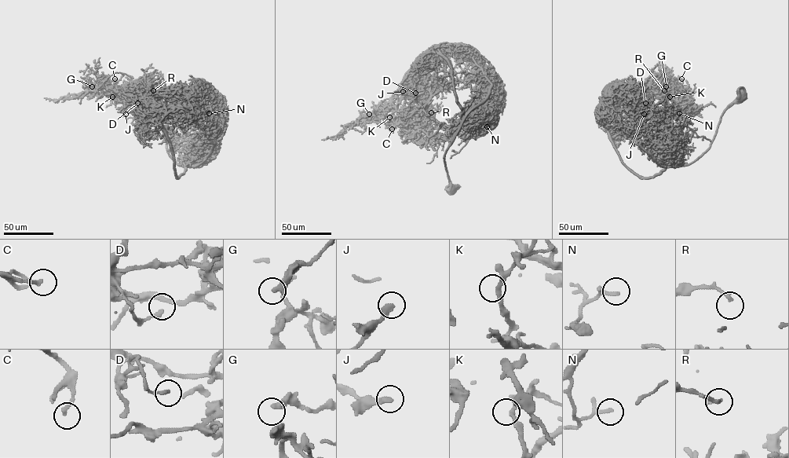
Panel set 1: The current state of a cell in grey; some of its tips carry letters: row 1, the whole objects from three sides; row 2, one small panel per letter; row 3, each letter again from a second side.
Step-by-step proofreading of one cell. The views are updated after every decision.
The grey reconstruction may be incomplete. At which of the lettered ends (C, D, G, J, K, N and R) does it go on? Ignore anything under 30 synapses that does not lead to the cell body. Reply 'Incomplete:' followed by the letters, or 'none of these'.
Incomplete: none of these

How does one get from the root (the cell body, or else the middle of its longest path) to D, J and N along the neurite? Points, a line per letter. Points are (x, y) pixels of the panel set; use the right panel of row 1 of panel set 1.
D: (741, 95), (723, 114), (710, 146), (694, 161), (677, 166), (672, 159), (677, 137), (646, 115), (645, 103)
J: (741, 95), (723, 114), (710, 146), (681, 166), (672, 159), (677, 137), (646, 115), (647, 102), (644, 114)
N: (741, 95), (723, 114), (710, 146), (677, 166), (664, 154), (662, 138), (679, 124), (674, 116), (679, 113)

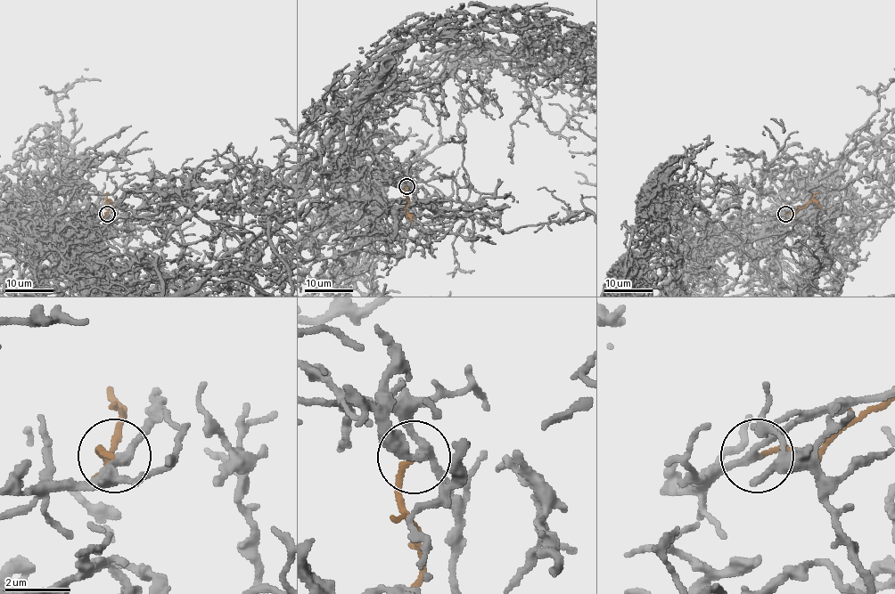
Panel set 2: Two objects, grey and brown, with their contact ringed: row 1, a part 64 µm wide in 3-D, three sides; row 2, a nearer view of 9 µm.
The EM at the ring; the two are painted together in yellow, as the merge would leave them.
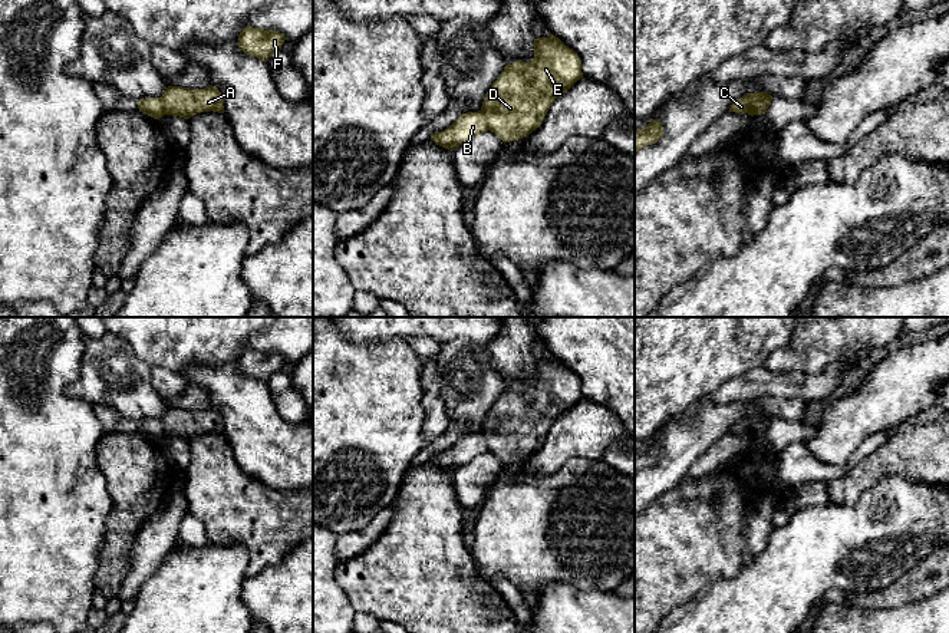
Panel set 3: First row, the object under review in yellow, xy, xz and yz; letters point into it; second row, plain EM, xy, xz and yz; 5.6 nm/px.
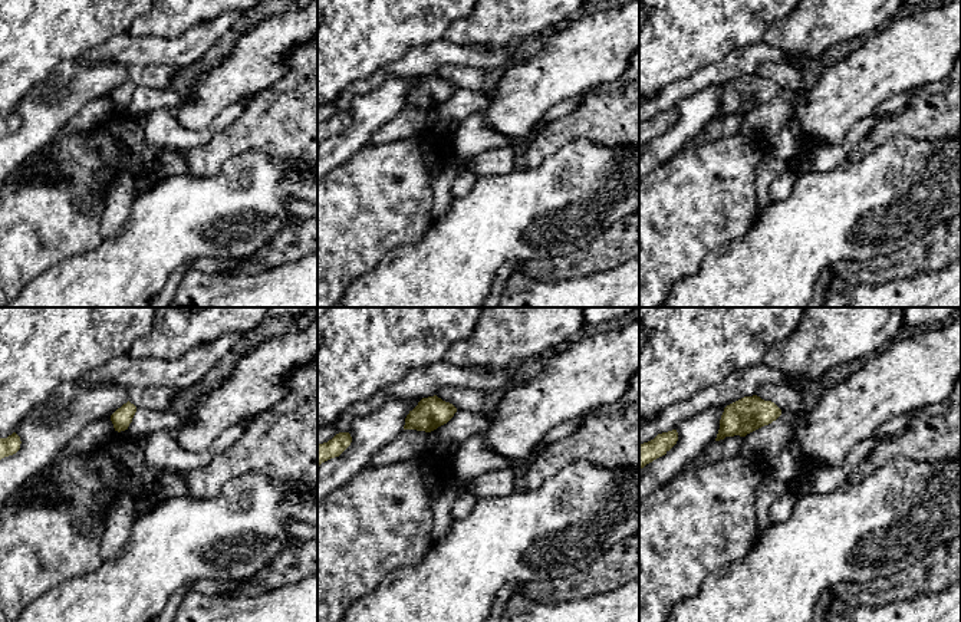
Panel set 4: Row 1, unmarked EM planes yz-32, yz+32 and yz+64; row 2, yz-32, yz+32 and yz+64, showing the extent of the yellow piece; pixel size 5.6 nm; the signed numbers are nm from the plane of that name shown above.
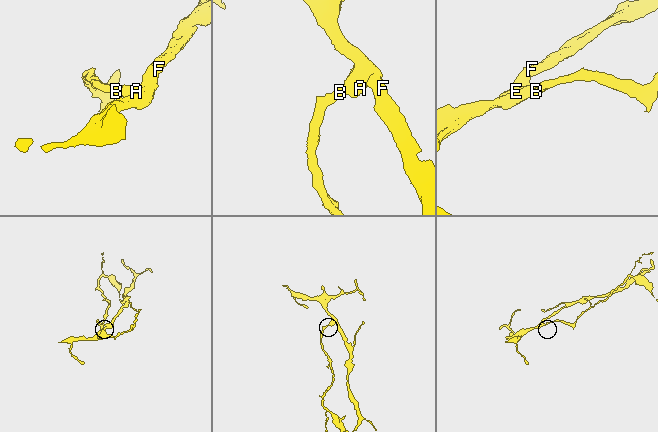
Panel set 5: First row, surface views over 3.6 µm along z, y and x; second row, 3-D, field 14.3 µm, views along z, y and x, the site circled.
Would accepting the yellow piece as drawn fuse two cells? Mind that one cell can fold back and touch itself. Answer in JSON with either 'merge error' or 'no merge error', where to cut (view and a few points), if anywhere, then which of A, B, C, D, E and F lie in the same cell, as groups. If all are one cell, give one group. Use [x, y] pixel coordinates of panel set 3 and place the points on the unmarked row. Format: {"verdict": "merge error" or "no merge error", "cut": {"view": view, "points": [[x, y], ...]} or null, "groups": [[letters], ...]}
{"verdict": "merge error", "cut": {"view": "yz", "points": [[765, 415], [754, 435]]}, "groups": [["A", "C", "D", "E", "F"], ["B"]]}

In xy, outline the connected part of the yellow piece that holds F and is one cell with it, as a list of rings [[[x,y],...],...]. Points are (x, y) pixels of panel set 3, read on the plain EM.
[[[247,347],[238,356],[238,370],[253,379],[267,383],[276,372],[281,370],[284,362],[286,359],[280,353]]]

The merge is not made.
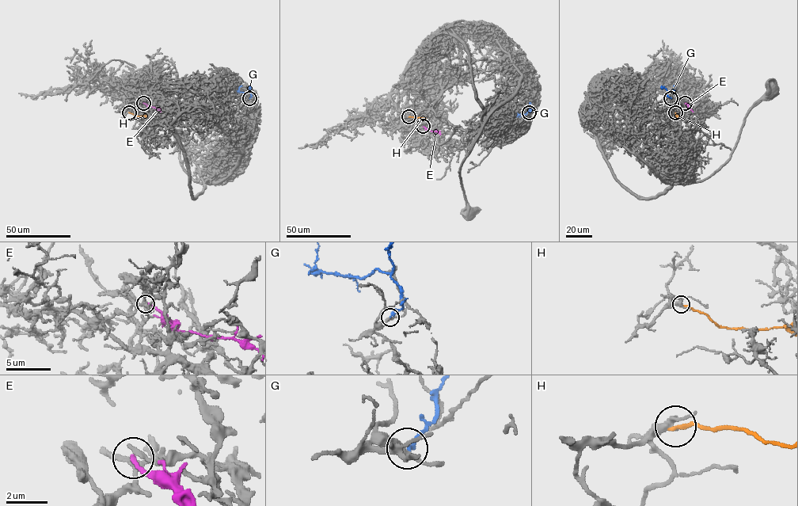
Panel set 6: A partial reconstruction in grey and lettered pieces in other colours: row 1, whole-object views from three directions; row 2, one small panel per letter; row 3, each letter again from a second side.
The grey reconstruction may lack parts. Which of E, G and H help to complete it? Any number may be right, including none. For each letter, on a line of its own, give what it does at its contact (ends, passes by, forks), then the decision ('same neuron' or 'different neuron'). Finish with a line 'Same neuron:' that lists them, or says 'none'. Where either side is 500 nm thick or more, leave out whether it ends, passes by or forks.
E: it ends | different neuron
G: it ends | different neuron
H: it ends | different neuron
Same neuron: none

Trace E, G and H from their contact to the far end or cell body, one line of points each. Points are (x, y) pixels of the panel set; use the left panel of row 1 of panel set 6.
E: (143, 103), (160, 112)
G: (249, 98), (249, 92), (238, 90), (242, 86)
H: (129, 112), (146, 117)

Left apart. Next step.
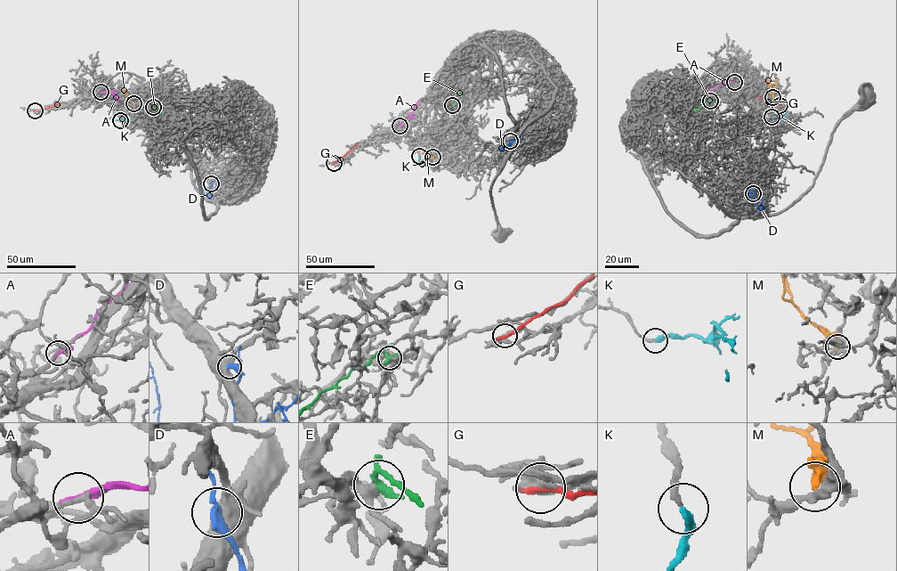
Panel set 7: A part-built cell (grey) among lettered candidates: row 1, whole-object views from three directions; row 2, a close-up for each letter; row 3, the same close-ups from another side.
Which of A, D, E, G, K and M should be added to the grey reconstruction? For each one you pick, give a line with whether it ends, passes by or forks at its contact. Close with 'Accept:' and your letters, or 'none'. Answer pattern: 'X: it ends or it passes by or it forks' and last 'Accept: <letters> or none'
K: it ends
Accept: K

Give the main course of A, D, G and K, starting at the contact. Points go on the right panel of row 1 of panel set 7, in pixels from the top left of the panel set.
A: (734, 82), (718, 85), (703, 93)
D: (753, 193), (755, 203), (763, 208), (760, 193)
G: (779, 105), (755, 98)
K: (771, 117), (782, 117), (787, 112)

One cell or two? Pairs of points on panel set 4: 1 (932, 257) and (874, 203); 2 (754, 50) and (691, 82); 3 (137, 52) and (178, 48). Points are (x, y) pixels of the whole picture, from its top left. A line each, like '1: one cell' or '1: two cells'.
1: two cells
2: one cell
3: one cell

